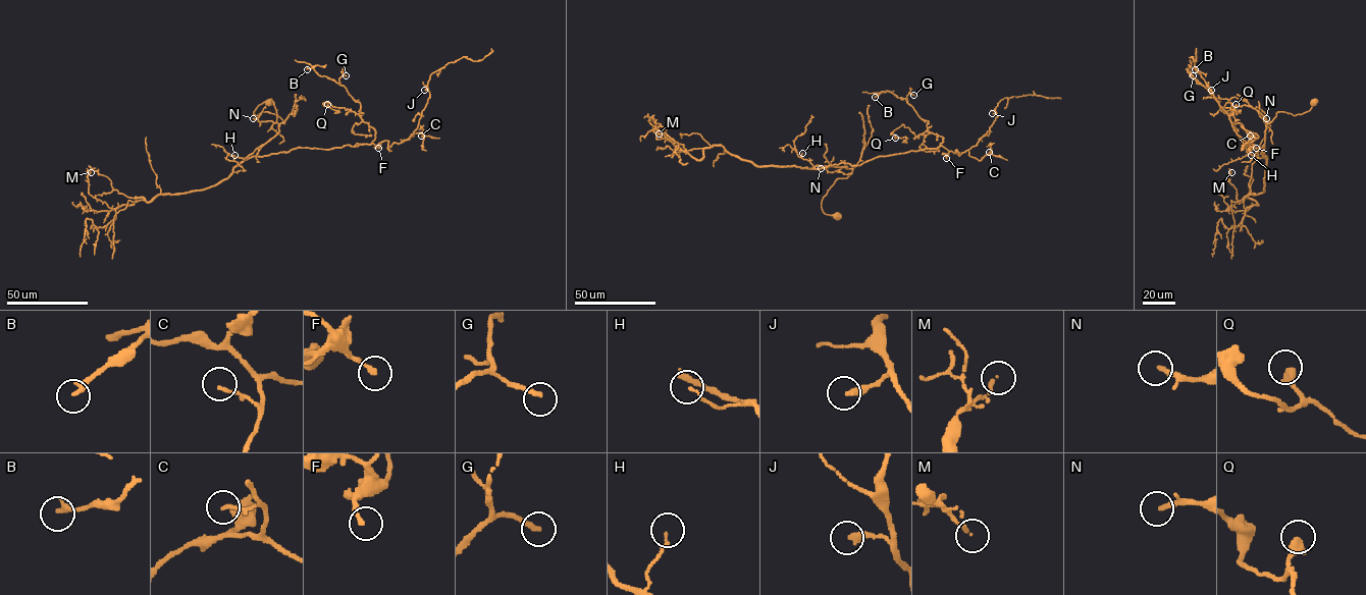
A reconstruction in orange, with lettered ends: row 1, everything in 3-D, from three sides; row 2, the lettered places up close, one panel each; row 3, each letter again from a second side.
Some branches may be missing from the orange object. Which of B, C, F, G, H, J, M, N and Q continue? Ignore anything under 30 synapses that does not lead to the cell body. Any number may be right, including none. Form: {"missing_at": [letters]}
{"missing_at": ["G"]}

